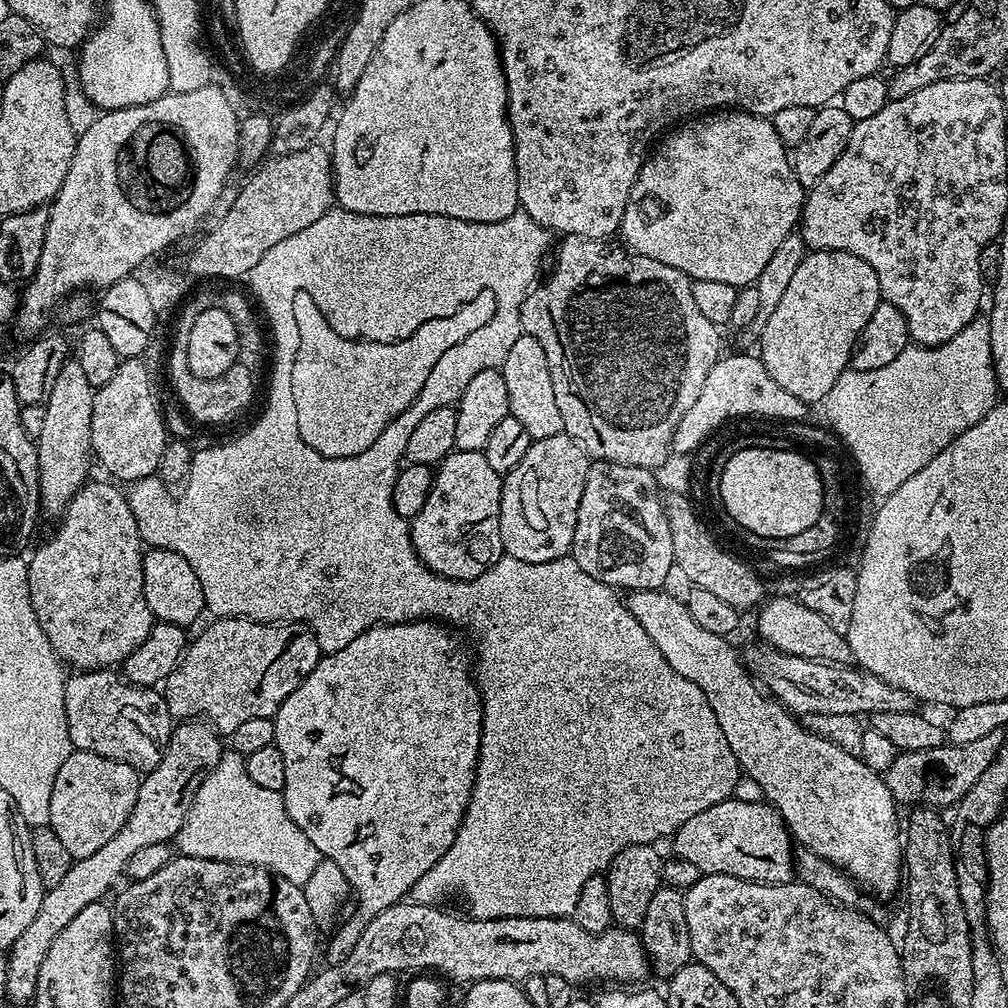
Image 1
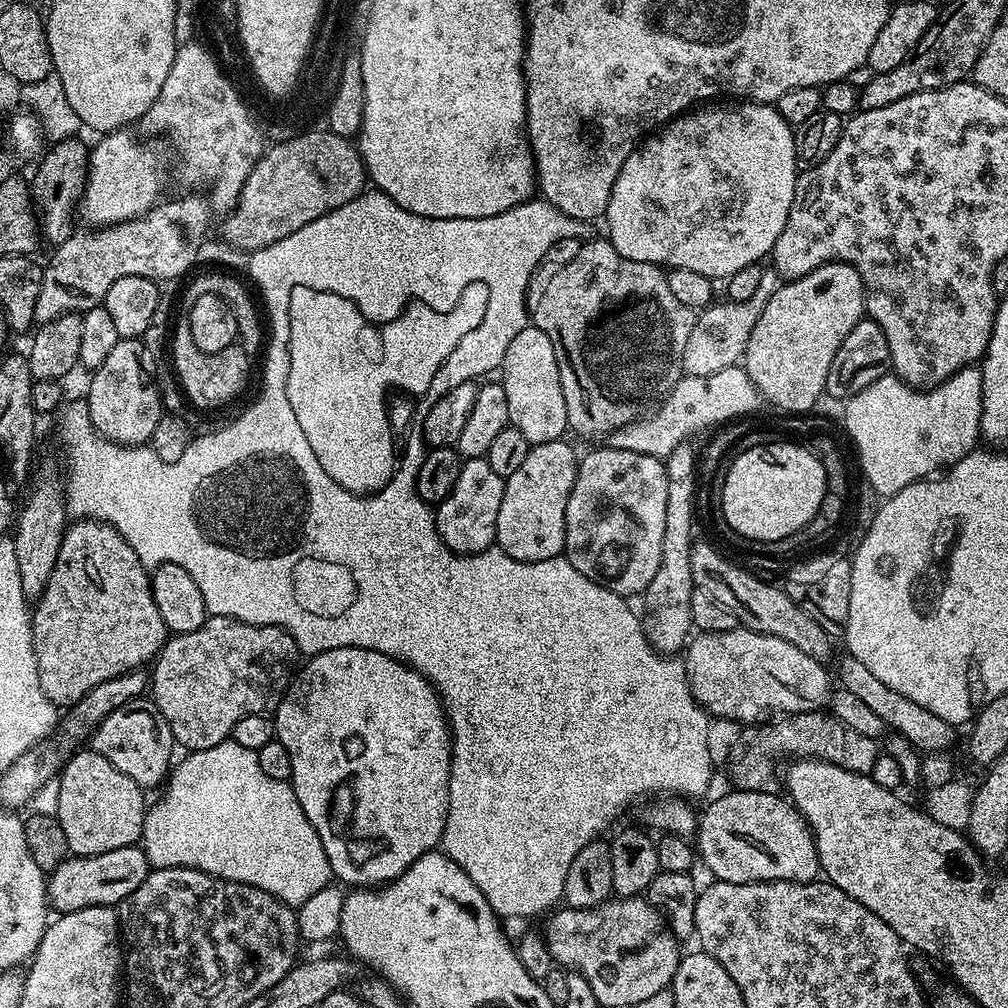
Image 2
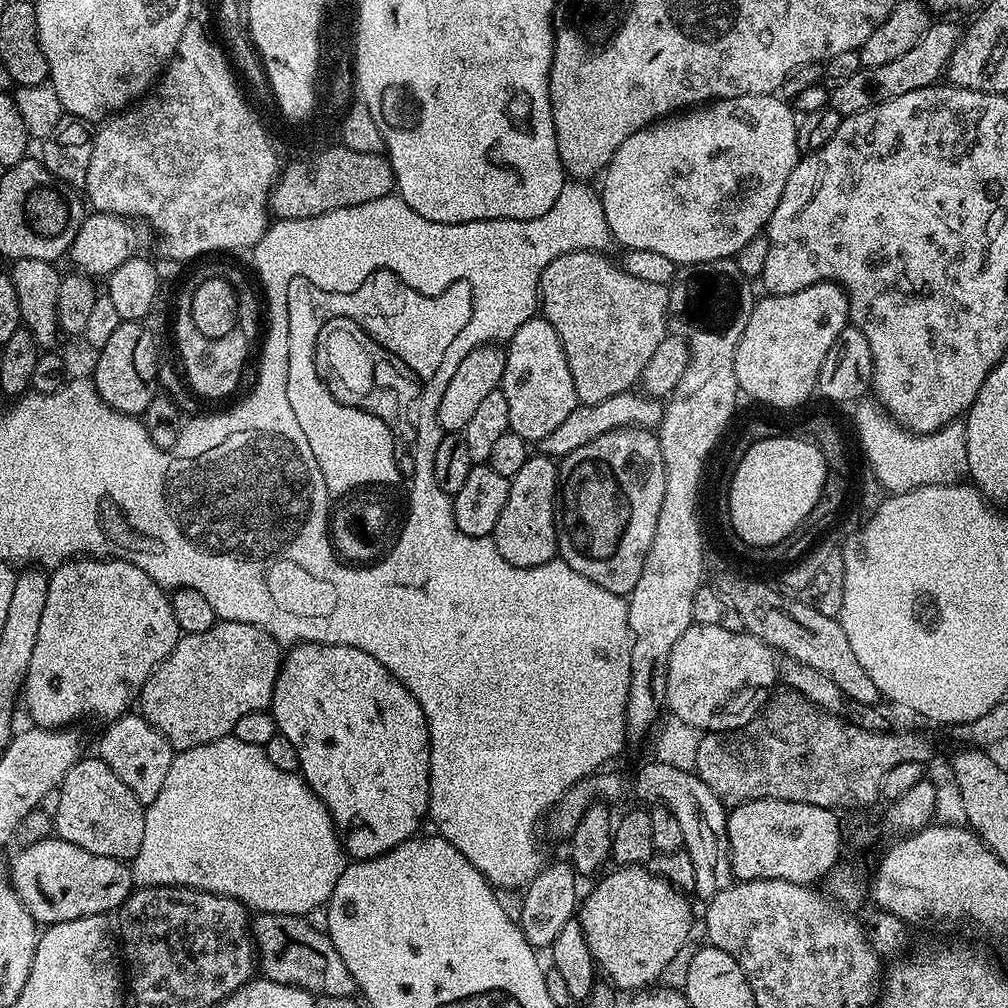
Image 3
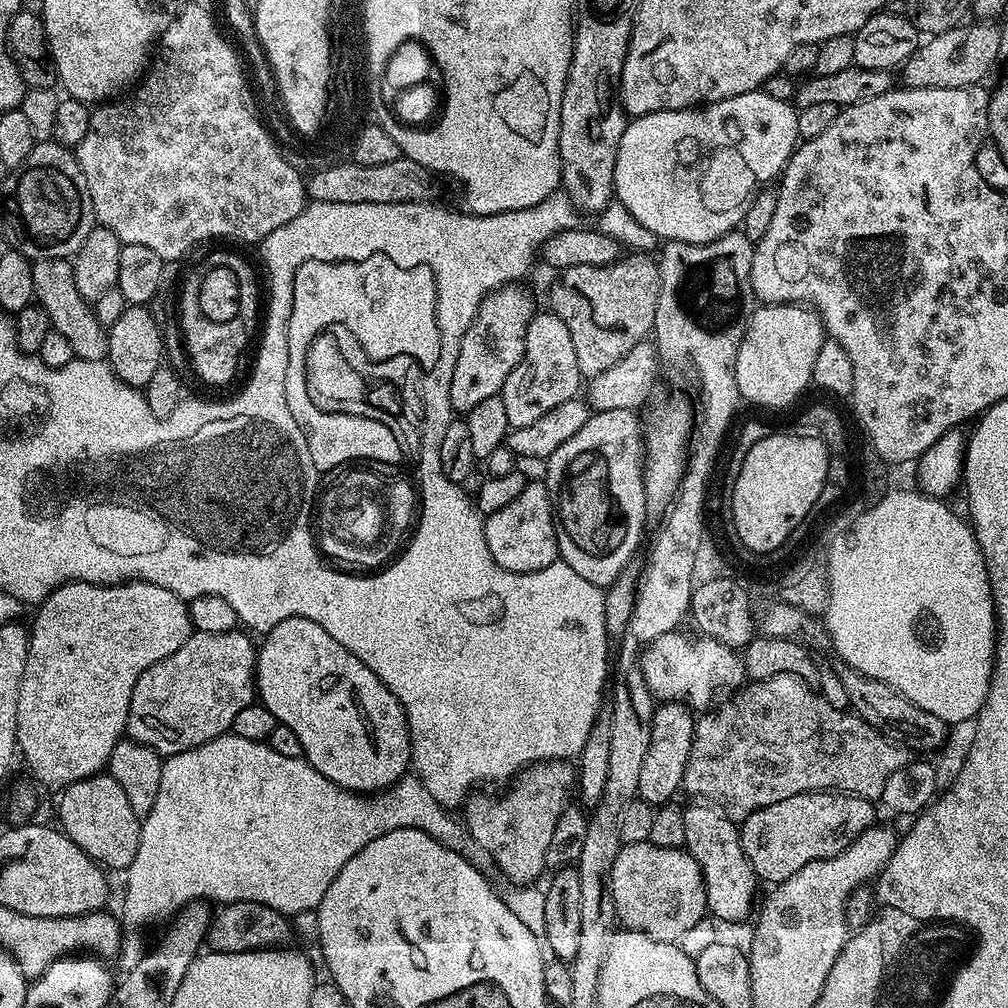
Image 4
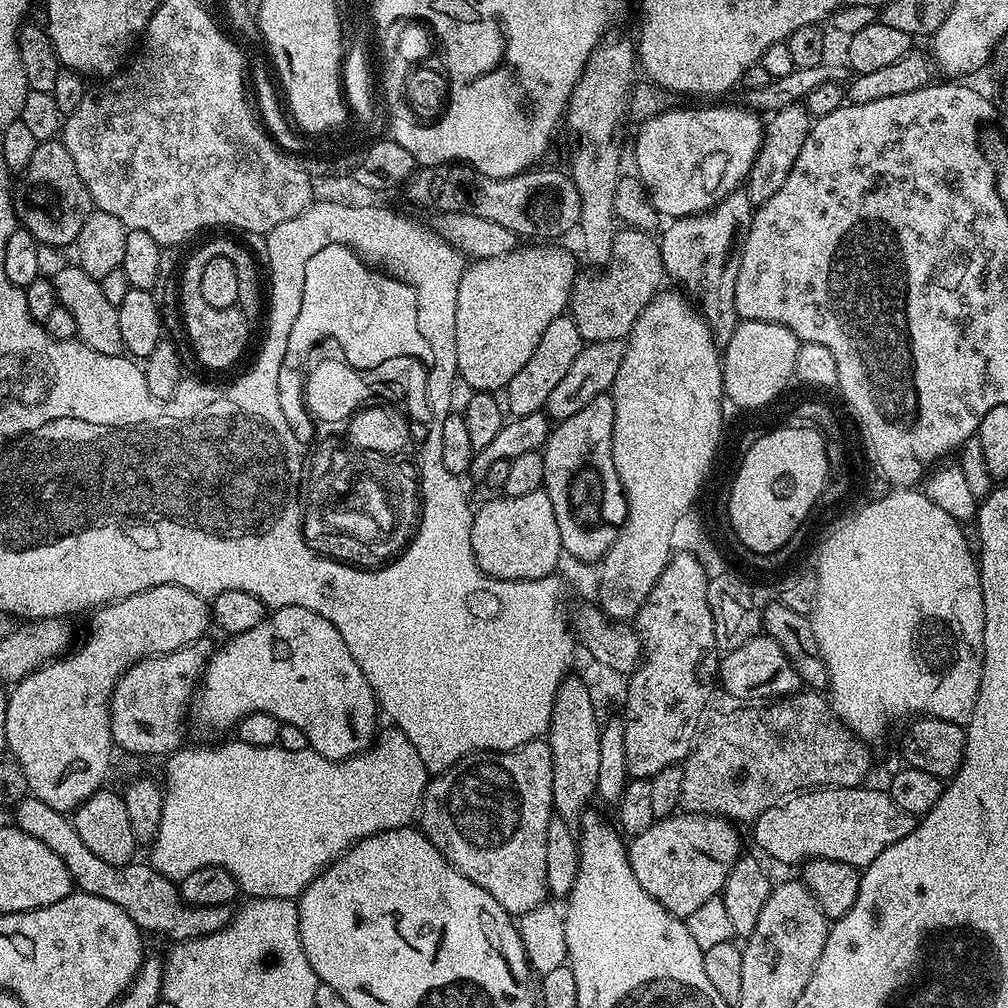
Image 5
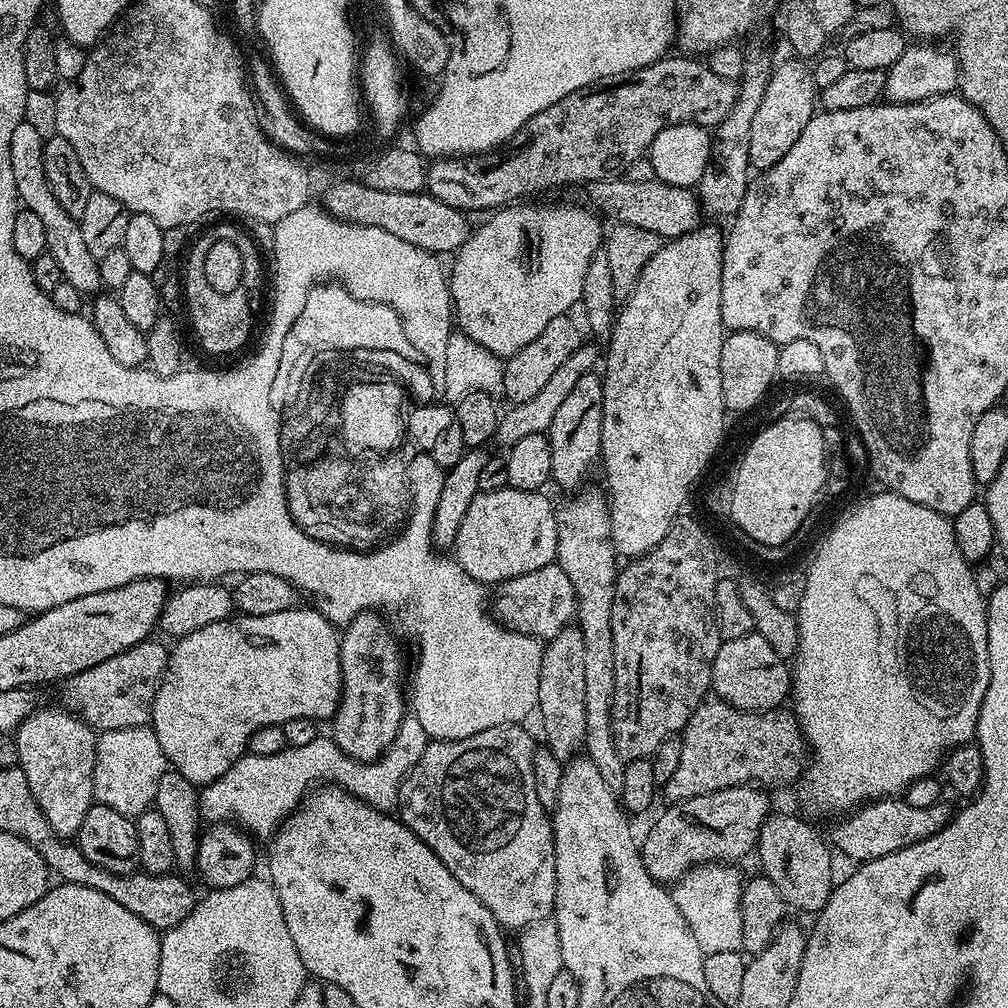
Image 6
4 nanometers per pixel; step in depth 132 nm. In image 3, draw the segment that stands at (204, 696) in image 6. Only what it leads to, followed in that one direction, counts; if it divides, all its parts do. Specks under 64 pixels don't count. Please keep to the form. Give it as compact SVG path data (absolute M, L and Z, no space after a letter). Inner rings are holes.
M301 642L289 652L292 653L289 656L287 653L283 657L270 709L272 717L276 719L277 733L290 738L290 742L294 742L300 763L299 775L303 776L304 781L314 790L314 794L318 794L318 798L331 812L332 820L336 824L336 832L340 835L340 843L343 844L345 853L353 861L378 858L382 854L394 850L394 846L398 846L417 835L421 831L420 823L428 816L430 730L426 718L422 714L422 706L414 698L414 694L410 694L410 690L406 690L406 686L402 686L402 682L398 682L398 678L394 678L394 674L390 674L390 670L386 670L386 666L382 666L382 662L378 662L378 658L370 658L370 654L366 654L362 650L341 644L306 644Z

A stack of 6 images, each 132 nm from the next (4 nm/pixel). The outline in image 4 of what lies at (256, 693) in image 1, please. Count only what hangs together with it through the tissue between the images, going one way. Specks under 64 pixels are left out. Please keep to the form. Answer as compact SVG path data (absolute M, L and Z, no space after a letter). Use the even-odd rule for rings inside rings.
M244 630L226 634L206 634L193 631L192 636L170 658L162 658L150 666L134 682L134 694L130 694L130 714L127 735L140 744L145 744L167 758L182 754L182 750L194 750L214 738L225 735L231 729L235 716L254 702L256 696L256 653L253 637Z

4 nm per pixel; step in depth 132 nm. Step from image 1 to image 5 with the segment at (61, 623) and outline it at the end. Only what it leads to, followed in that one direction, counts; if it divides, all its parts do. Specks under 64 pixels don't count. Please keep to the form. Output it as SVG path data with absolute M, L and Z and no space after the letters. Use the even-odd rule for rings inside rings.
M167 584L166 586L154 586L150 590L142 590L138 594L130 594L130 598L115 600L112 604L105 604L103 608L97 608L91 613L92 629L88 632L88 637L84 641L77 643L67 654L59 660L52 660L48 664L43 664L37 672L31 672L27 678L21 680L8 692L8 705L6 706L6 722L3 728L6 730L6 738L3 743L7 751L22 766L22 774L26 774L26 782L31 795L36 796L46 806L54 806L54 810L65 814L75 813L80 805L85 804L95 792L101 791L105 787L104 779L108 776L108 771L112 768L112 752L114 745L112 742L112 695L116 689L118 678L130 666L134 666L139 660L145 660L148 656L161 656L167 652L178 650L187 644L193 644L196 640L205 639L207 628L210 628L210 604L205 597L194 594L182 586Z

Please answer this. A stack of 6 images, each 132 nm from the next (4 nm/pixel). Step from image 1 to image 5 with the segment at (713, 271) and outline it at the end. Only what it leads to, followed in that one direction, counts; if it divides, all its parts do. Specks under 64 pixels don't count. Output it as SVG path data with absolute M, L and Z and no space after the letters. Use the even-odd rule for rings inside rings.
M737 106L737 108L676 108L669 107L667 112L658 114L654 118L643 121L639 125L640 133L636 136L636 168L635 175L640 177L648 197L652 200L657 213L664 218L679 218L681 216L697 216L700 212L709 212L711 208L723 202L731 192L737 191L747 181L754 162L760 157L760 148L764 144L766 124L751 108Z

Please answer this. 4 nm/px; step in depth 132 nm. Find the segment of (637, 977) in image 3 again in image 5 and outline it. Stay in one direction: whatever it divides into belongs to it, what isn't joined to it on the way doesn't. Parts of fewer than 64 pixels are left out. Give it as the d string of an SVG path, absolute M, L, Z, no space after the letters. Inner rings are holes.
M684 812L667 816L665 820L657 820L650 830L642 830L642 834L631 837L627 845L630 870L634 870L634 878L638 878L638 886L650 894L670 914L687 918L700 910L702 902L715 901L723 893L724 883L730 870L742 855L740 849L740 832L733 821L722 816L706 816L694 812Z

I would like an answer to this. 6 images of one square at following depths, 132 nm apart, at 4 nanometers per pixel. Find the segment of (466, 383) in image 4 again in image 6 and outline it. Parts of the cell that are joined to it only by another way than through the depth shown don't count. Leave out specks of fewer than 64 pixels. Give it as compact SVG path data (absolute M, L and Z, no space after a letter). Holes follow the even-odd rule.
M520 202L493 211L480 229L454 253L448 290L452 293L454 320L459 331L499 358L513 356L522 346L534 342L554 318L569 315L582 298L582 278L590 258L601 251L606 236L601 217L580 204L532 204Z

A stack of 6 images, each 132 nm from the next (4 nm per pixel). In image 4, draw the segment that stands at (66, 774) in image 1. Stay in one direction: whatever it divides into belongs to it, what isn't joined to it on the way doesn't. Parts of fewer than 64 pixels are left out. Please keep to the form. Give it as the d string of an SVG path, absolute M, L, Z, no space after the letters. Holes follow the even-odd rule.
M87 776L63 789L59 796L59 827L91 860L108 870L126 870L130 862L134 862L134 854L138 854L142 820L134 814L122 786L118 786L112 776Z

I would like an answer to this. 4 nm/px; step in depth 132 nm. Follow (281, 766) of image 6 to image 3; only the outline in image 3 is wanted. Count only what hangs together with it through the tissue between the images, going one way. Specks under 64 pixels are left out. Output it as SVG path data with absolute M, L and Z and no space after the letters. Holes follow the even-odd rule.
M234 735L223 736L220 740L214 742L206 742L206 746L194 746L193 748L185 748L177 751L172 757L172 765L170 771L166 774L166 782L162 782L162 790L158 794L158 798L154 798L154 802L147 805L144 813L144 829L142 830L142 846L138 849L138 854L132 861L130 861L130 867L132 869L133 881L141 888L153 888L154 886L182 886L183 888L197 888L198 890L206 890L210 894L222 894L223 896L229 896L235 900L241 900L244 907L249 910L255 910L257 913L272 913L296 915L307 917L310 912L315 908L323 909L329 898L334 894L334 886L338 886L338 878L342 878L346 867L346 853L343 844L340 843L340 835L336 832L336 824L332 820L332 814L328 811L328 807L322 803L318 798L318 794L314 794L314 790L311 786L304 781L303 776L295 772L287 772L286 770L278 770L278 766L273 766L270 762L270 758L266 758L266 754L262 748L258 746L250 746L246 742L238 742L238 738Z

